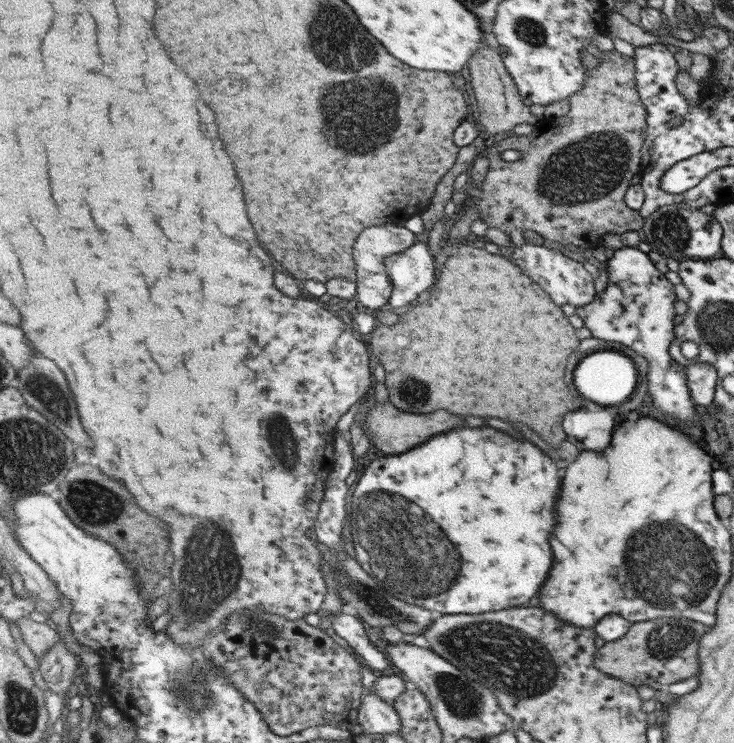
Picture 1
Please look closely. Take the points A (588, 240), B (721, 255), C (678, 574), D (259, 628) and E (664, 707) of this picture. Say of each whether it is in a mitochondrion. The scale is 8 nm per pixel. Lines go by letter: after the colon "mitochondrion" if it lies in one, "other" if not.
A: other
B: other
C: mitochondrion
D: mitochondrion
E: other

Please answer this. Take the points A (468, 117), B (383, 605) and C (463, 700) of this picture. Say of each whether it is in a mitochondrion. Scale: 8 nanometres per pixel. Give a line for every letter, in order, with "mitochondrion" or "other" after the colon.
A: other
B: mitochondrion
C: mitochondrion

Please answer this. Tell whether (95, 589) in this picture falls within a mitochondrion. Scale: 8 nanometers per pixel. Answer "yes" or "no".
no

